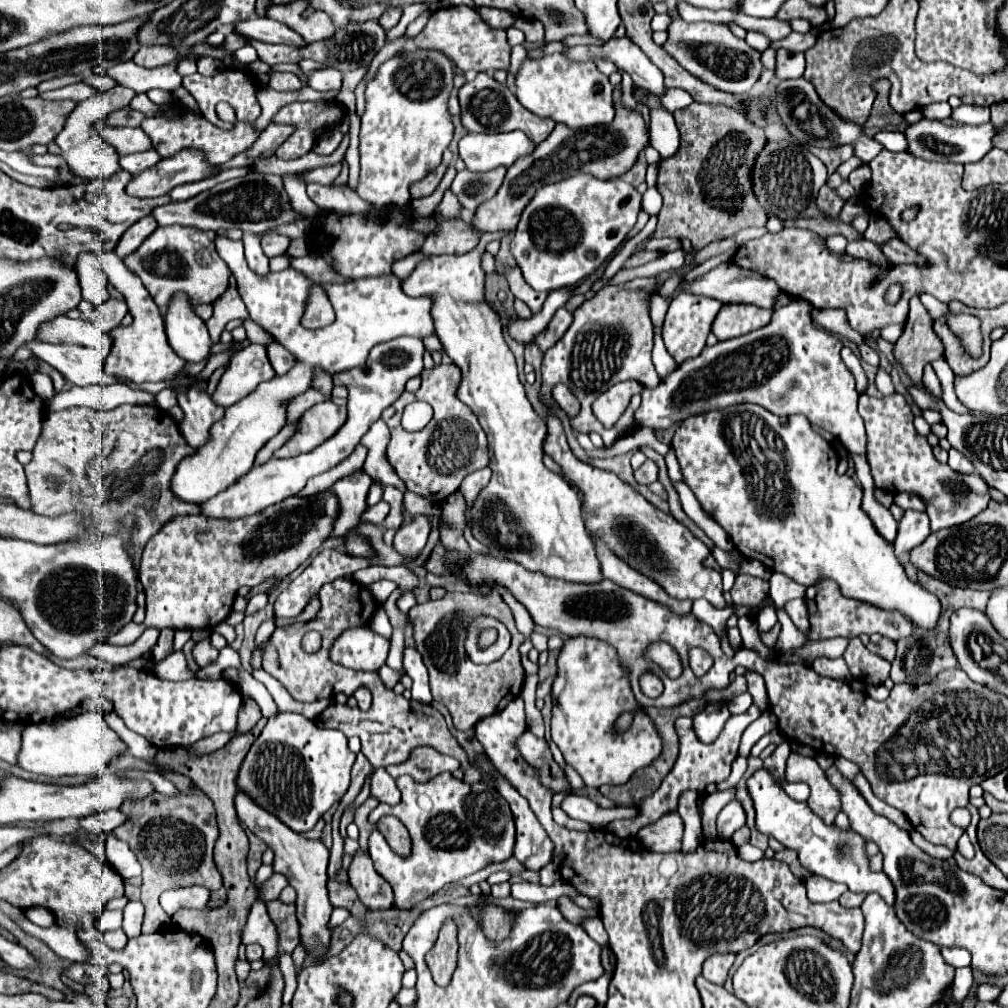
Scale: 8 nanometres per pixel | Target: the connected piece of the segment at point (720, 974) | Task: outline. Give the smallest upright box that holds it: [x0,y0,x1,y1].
[703,953,735,983]

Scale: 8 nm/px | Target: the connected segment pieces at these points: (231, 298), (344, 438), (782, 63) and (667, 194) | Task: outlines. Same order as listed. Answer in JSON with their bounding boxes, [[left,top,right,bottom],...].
[[207,288,249,343],[201,337,425,519],[777,49,805,79],[649,103,767,251]]

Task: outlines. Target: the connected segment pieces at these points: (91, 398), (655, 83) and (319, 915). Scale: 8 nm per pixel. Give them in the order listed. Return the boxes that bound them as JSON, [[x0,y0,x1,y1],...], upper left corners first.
[[47,383,157,413],[567,37,667,97],[235,791,333,955]]

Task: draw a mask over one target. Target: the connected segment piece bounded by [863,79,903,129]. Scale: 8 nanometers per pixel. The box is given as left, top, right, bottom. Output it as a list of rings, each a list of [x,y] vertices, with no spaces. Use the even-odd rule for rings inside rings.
[[[885,79],[877,81],[875,85],[877,89],[877,99],[873,103],[873,109],[871,109],[871,115],[867,119],[867,123],[863,125],[863,129],[871,129],[871,127],[887,127],[887,125],[901,125],[903,123],[903,117],[899,113],[895,113],[889,103],[887,103],[887,97],[889,97],[889,83]]]

